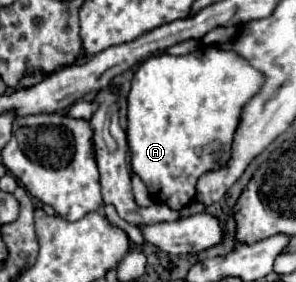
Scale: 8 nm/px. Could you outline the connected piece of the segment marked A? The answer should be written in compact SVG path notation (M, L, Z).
M200 46L196 52L170 56L158 54L148 58L132 80L128 94L128 148L132 156L132 170L142 178L152 198L182 208L196 198L196 182L206 172L226 168L232 156L234 132L240 124L242 108L262 88L262 72L250 66L236 52L220 50L218 46Z

